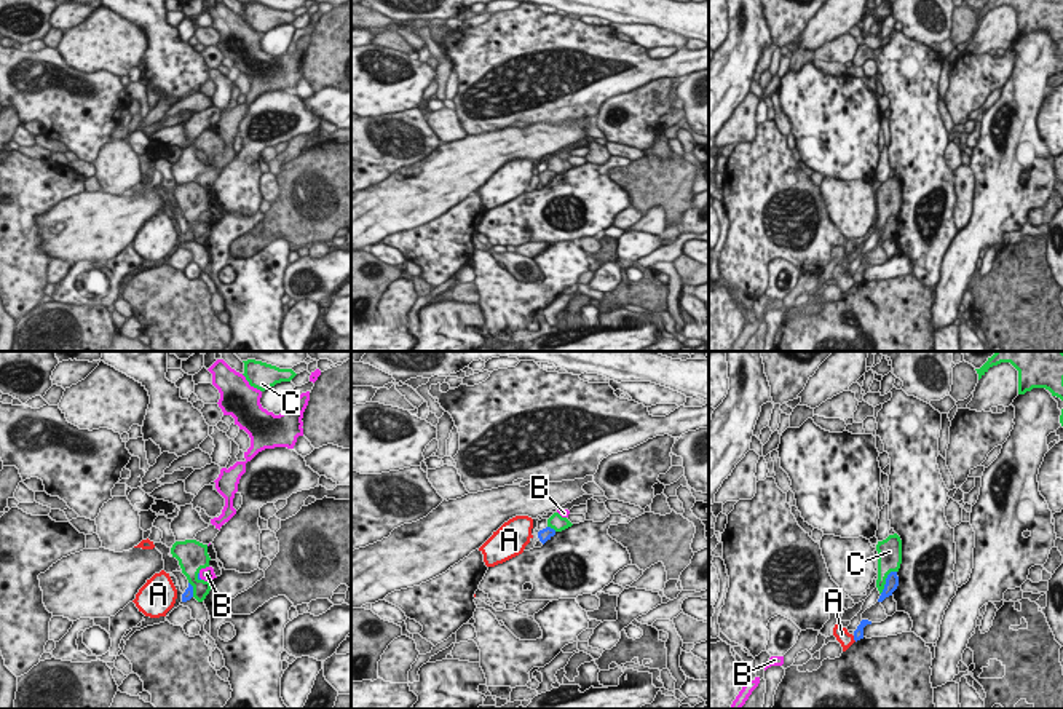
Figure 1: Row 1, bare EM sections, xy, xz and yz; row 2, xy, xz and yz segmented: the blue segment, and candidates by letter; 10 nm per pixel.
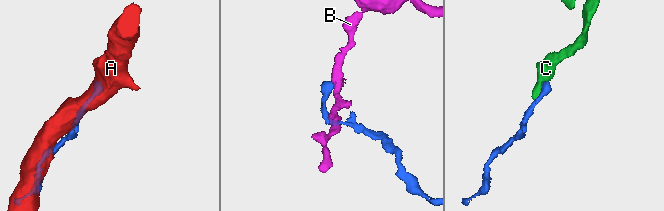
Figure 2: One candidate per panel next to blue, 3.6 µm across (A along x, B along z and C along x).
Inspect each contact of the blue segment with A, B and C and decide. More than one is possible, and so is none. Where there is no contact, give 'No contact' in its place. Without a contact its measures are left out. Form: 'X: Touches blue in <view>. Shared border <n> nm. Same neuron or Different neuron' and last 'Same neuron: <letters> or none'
A: Touches blue in yz. Shared border 70 nm. Different neuron
B: Touches blue in xy. Shared border 70 nm. Same neuron
C: Touches blue in yz. Shared border 300 nm. Different neuron
Same neuron: B.

